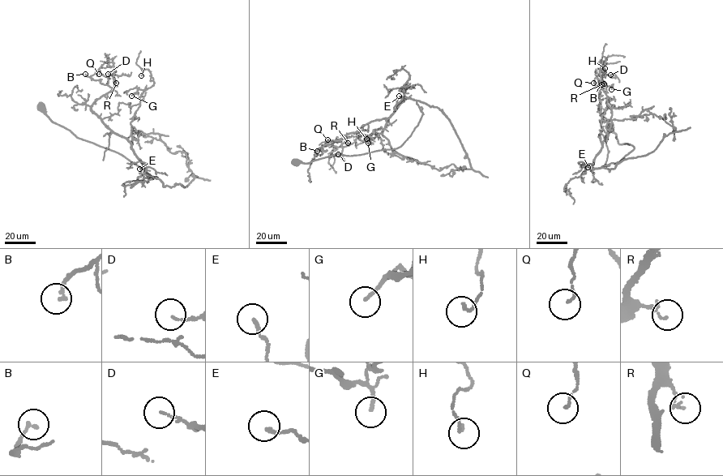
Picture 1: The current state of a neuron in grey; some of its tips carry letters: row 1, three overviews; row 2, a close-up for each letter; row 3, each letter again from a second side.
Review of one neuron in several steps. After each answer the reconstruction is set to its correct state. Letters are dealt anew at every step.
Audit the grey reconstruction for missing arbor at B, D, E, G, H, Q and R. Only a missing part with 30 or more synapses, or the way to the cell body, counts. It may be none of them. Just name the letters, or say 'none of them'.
none of them

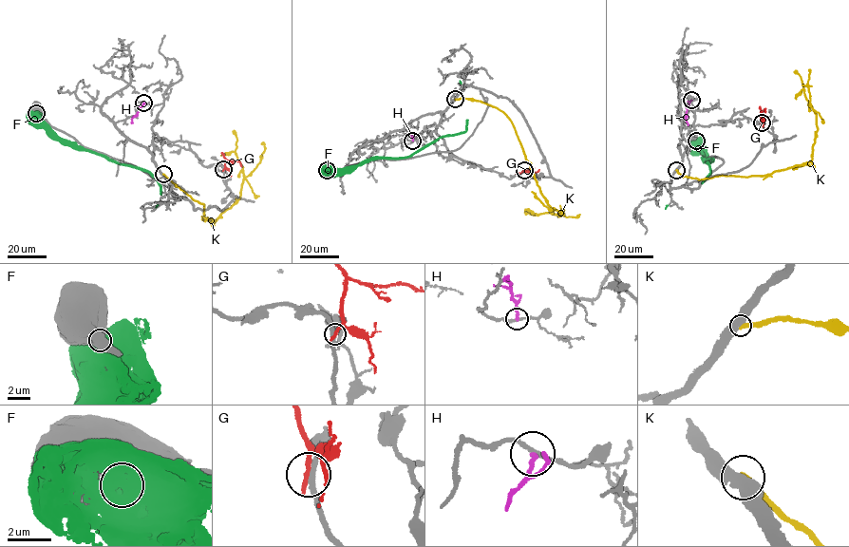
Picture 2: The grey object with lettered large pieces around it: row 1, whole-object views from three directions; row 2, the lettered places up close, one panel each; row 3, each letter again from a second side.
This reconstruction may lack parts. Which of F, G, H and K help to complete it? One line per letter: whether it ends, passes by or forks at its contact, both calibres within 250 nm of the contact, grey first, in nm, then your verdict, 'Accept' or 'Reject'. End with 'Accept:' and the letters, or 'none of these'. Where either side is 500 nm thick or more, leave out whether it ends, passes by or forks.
F: Thickness 1000 nm (grey) against 1000 nm. Reject
G: It ends there. Thickness 240 nm (grey) against 260 nm. Reject
H: It ends there. Thickness 170 nm (grey) against 170 nm. Reject
K: Thickness 550 nm (grey) against 320 nm. Reject
Accept: none of these

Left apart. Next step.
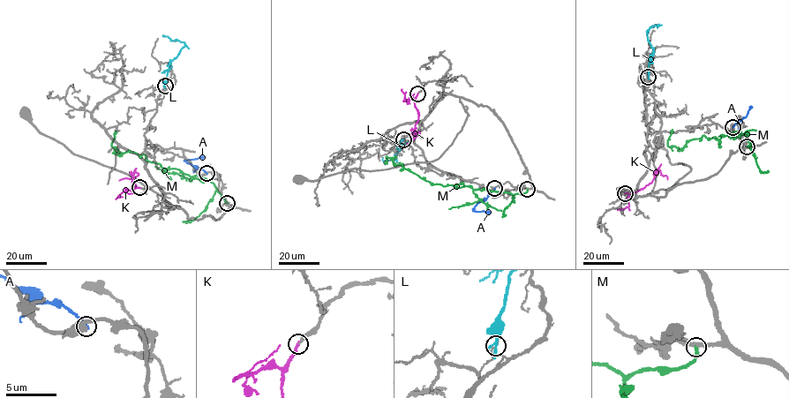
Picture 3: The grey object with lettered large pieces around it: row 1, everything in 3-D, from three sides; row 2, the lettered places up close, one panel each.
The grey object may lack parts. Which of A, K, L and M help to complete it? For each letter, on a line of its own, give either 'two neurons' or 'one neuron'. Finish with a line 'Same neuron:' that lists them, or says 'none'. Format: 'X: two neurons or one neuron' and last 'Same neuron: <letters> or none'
A: two neurons
K: one neuron
L: two neurons
M: two neurons
Same neuron: K

